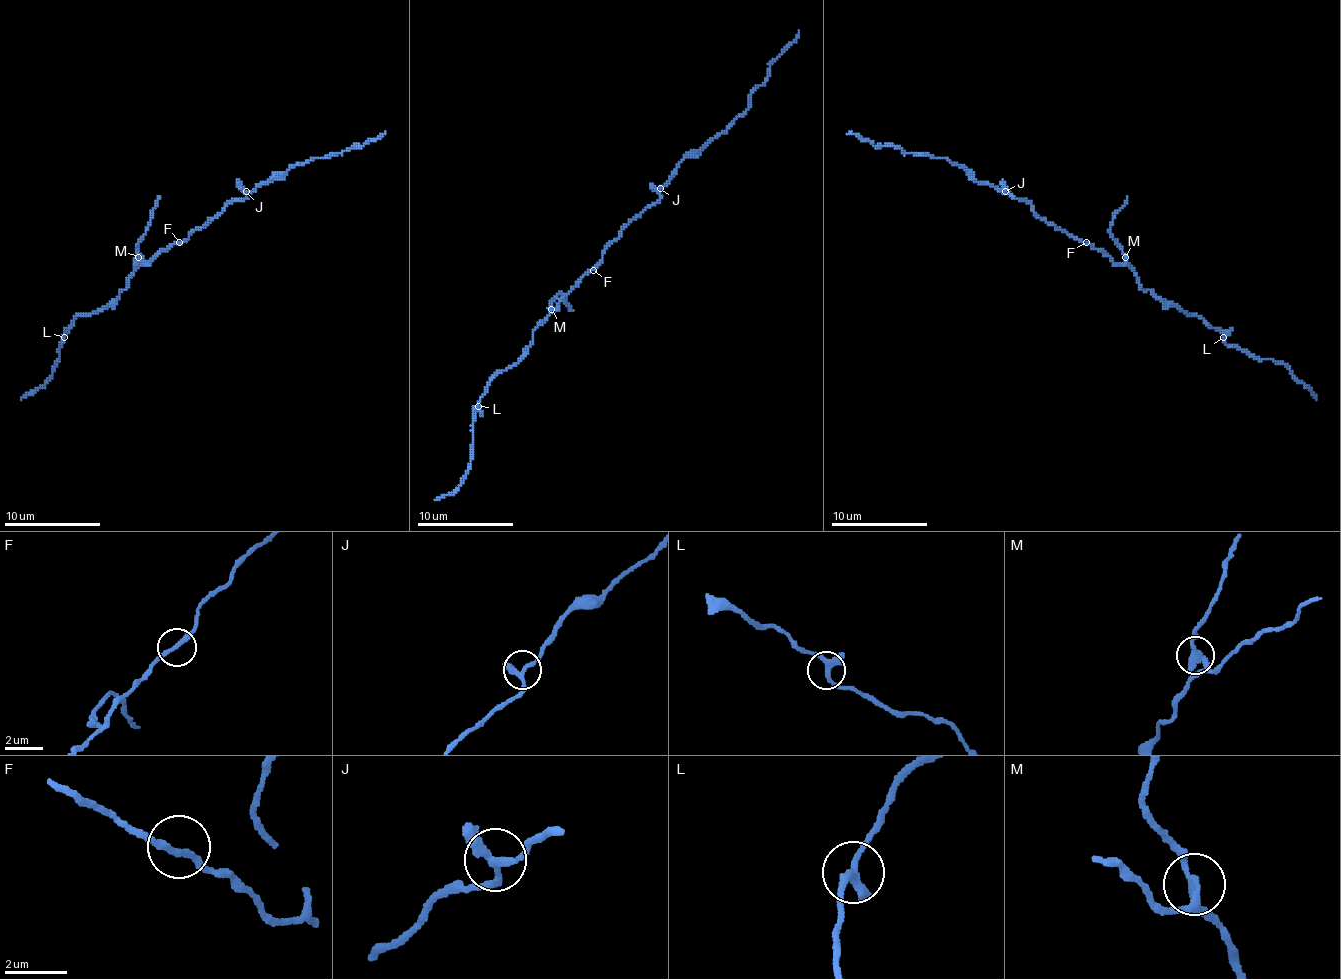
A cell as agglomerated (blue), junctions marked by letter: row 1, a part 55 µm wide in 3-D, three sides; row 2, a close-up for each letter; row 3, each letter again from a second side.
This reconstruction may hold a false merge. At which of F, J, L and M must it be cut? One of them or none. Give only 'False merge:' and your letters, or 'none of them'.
False merge: M

